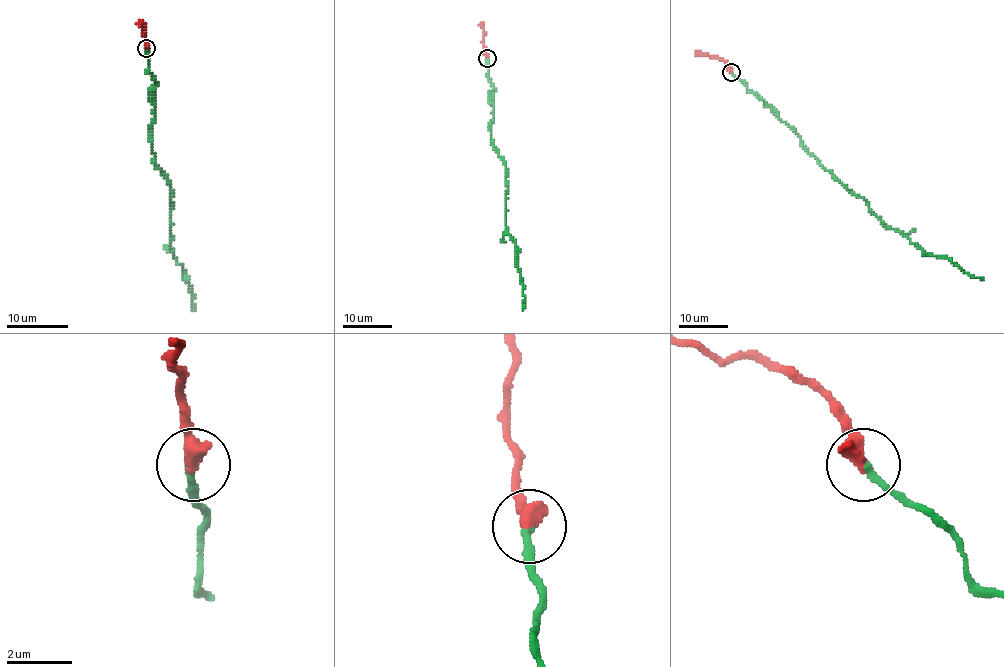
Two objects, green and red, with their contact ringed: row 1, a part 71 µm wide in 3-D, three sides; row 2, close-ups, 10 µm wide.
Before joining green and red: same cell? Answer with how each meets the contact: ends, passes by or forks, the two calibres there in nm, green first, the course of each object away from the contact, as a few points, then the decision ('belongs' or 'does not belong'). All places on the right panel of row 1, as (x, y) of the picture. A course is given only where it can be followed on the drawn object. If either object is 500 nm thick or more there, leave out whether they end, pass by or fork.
240 nm thick on the green side, 500 nm on the other; green runs (731, 72), (887, 227), (931, 255), (949, 258), (982, 279); red runs (731, 72), (726, 64), (714, 56), (695, 55); belongs

